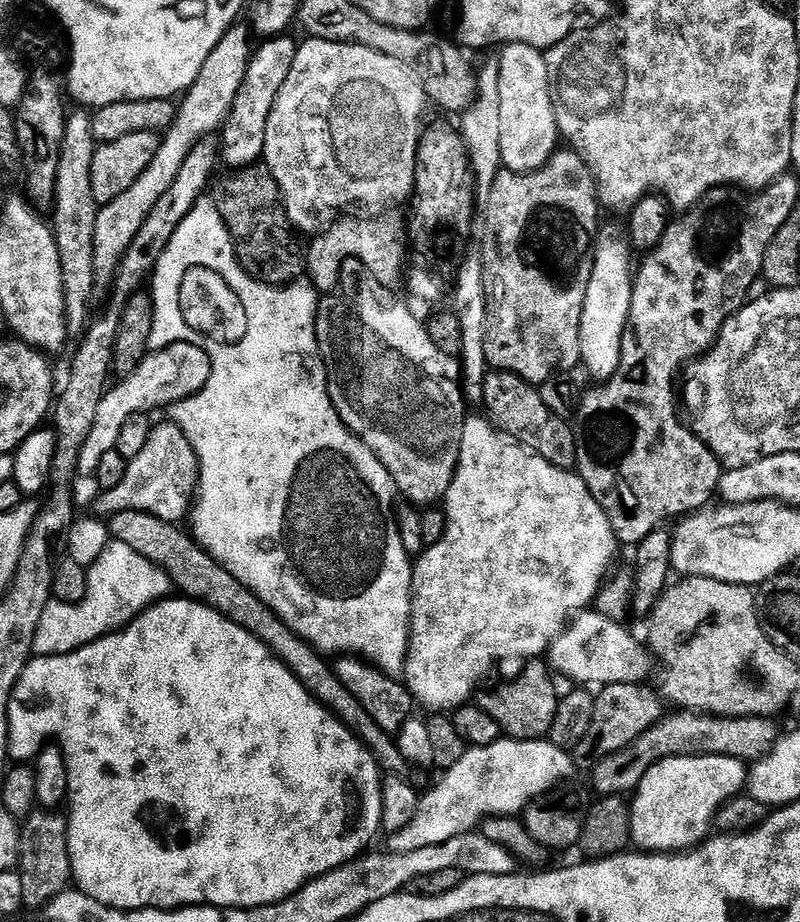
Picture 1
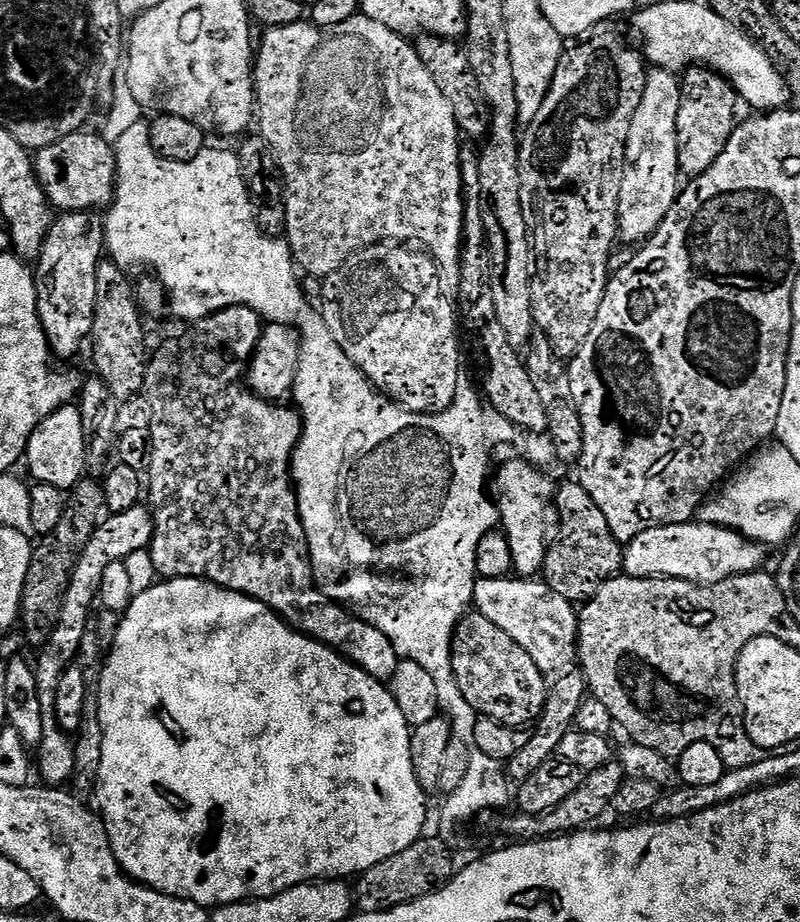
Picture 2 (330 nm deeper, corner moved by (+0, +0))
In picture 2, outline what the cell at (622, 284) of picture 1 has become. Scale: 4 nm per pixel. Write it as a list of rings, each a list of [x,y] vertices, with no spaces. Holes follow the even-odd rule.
[[[652,70],[642,90],[638,110],[630,122],[630,134],[624,147],[624,173],[616,210],[618,236],[621,241],[647,241],[672,209],[681,181],[678,162],[676,122],[680,109],[681,81],[671,72]]]

